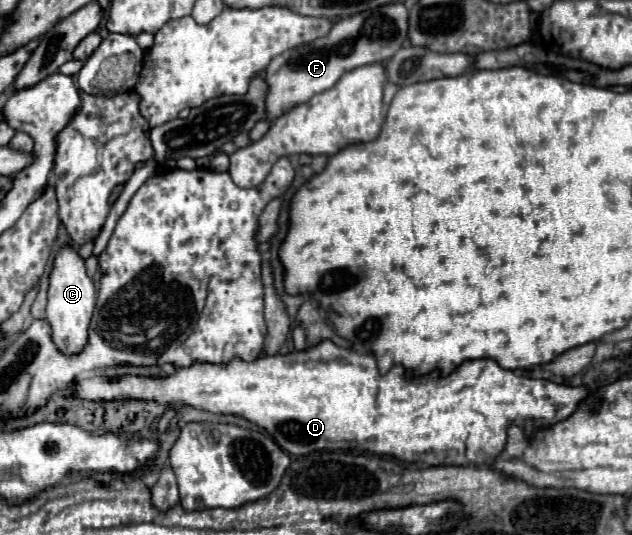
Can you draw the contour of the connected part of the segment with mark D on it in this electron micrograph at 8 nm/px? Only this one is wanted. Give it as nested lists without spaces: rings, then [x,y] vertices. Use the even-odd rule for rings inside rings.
[[[322,341],[306,351],[288,355],[260,357],[252,363],[232,359],[228,365],[192,365],[188,369],[174,369],[170,377],[150,379],[126,375],[118,379],[90,377],[76,385],[80,397],[102,399],[148,399],[158,403],[186,403],[212,413],[234,413],[258,427],[266,429],[272,439],[292,455],[308,455],[312,451],[360,449],[378,455],[390,455],[400,461],[422,461],[430,467],[438,465],[490,465],[506,447],[506,429],[518,425],[526,437],[538,429],[552,427],[568,419],[592,391],[586,387],[558,385],[546,379],[530,379],[502,369],[494,359],[464,361],[450,375],[442,377],[432,371],[418,377],[406,377],[406,369],[396,365],[386,375],[380,375],[372,353],[358,353],[354,349],[336,347],[332,341]]]

